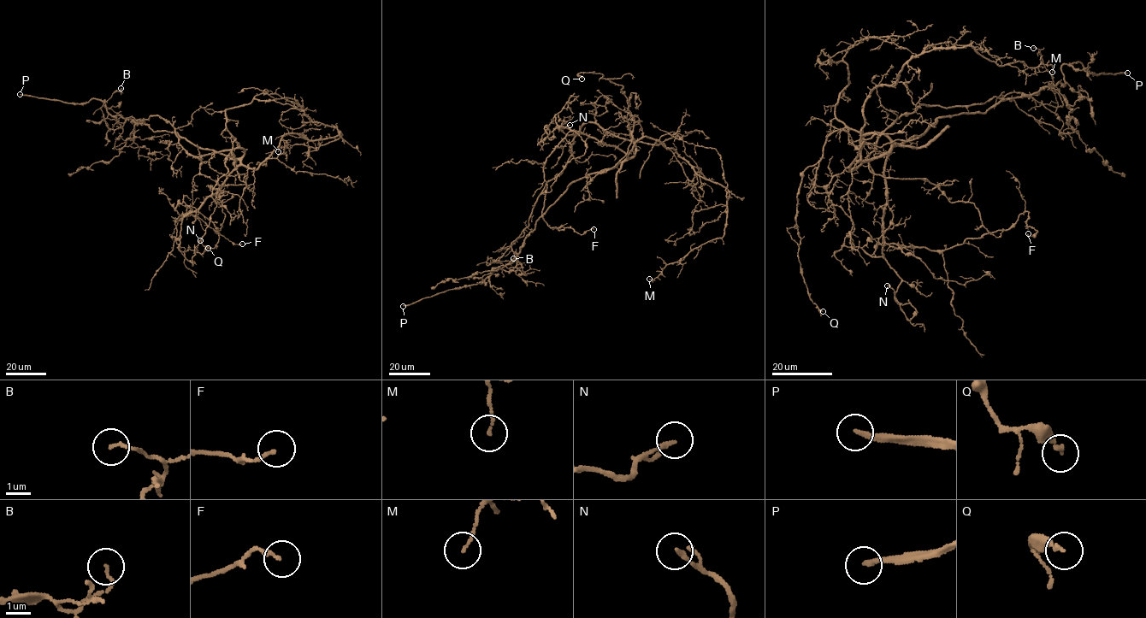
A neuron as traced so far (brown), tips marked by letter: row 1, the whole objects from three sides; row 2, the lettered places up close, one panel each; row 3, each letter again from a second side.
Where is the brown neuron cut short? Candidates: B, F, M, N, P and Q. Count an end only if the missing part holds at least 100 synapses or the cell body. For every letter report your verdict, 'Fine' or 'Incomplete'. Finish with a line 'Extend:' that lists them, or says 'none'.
B: Fine
F: Fine
M: Fine
N: Fine
P: Incomplete
Q: Fine
Extend: P

